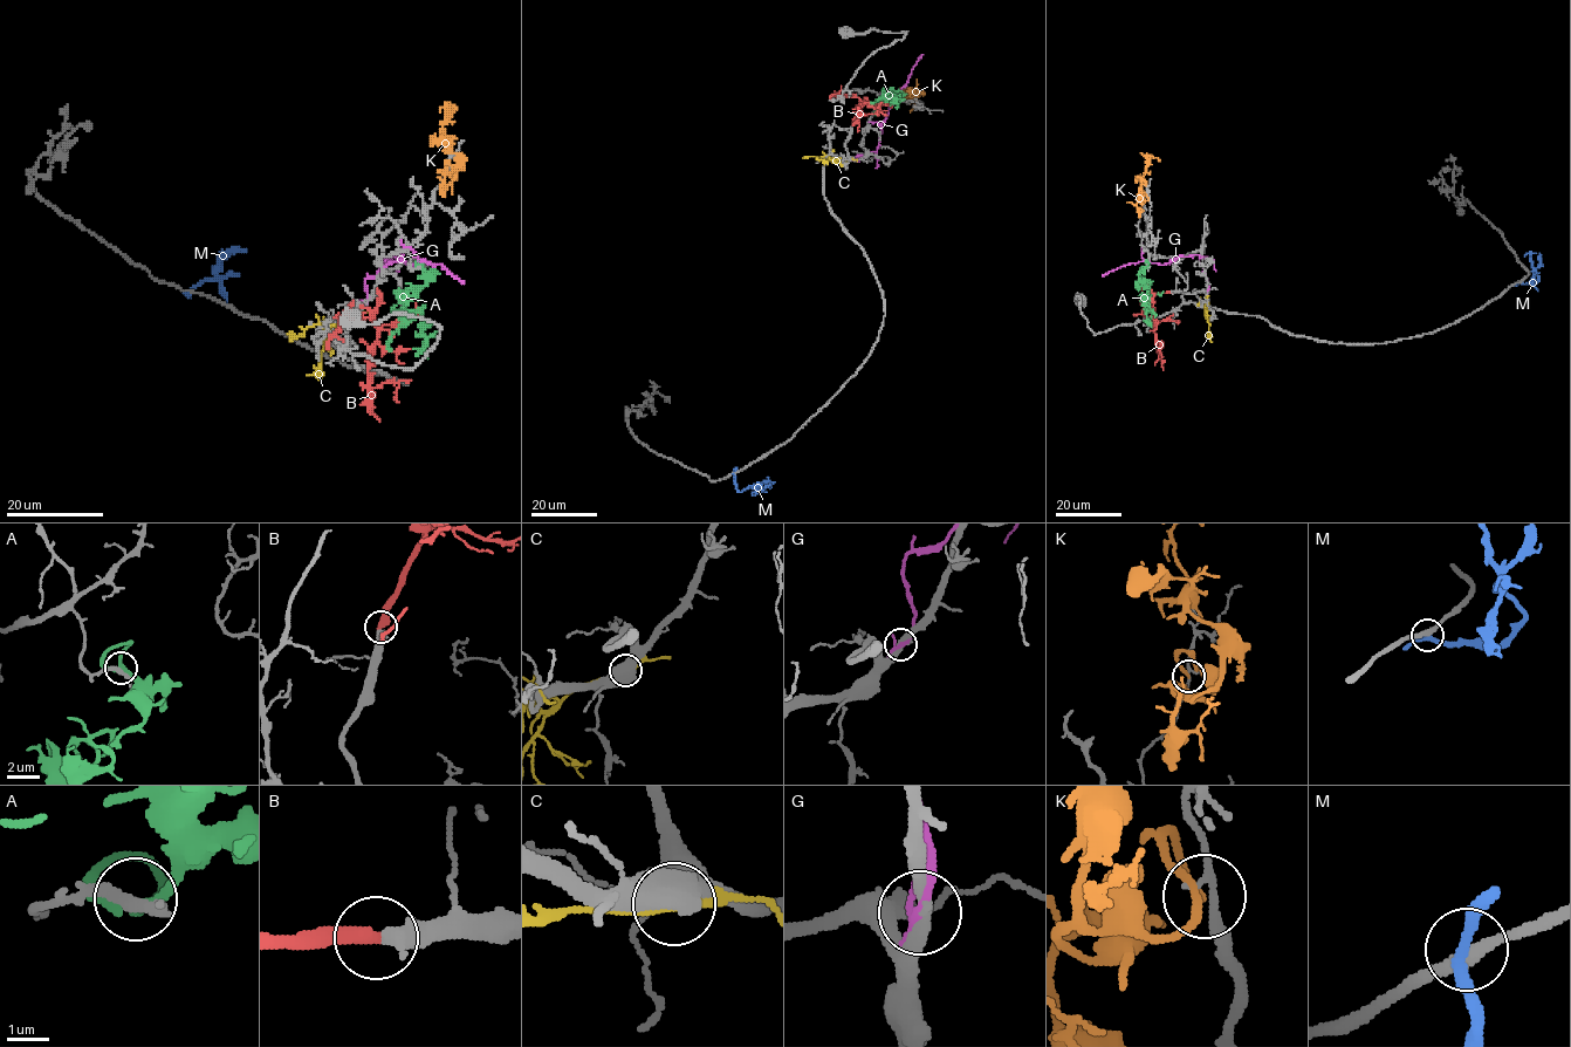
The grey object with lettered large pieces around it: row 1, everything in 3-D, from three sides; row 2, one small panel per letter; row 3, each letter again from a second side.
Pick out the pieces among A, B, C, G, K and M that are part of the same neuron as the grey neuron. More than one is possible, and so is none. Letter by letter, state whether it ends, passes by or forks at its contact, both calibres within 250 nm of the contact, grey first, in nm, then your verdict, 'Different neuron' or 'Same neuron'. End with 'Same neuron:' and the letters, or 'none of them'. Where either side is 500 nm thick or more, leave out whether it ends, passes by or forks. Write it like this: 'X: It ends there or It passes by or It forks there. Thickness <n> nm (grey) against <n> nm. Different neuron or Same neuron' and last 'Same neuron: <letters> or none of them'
A: It passes by. Thickness 320 nm (grey) against 200 nm. Different neuron
B: It ends there. Thickness 480 nm (grey) against 400 nm. Same neuron
C: Thickness 600 nm (grey) against 190 nm. Different neuron
G: It ends there. Thickness 360 nm (grey) against 300 nm. Different neuron
K: It ends there. Thickness 200 nm (grey) against 180 nm. Different neuron
M: It passes by. Thickness 320 nm (grey) against 280 nm. Different neuron
Same neuron: B

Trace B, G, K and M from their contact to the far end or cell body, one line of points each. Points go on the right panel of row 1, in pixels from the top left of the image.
B: (1170, 292), (1160, 292), (1150, 301), (1156, 346), (1159, 348), (1160, 342), (1158, 349), (1164, 357)
G: (1207, 291), (1196, 254), (1178, 255), (1164, 264), (1139, 261), (1102, 275)
K: (1148, 197), (1146, 192), (1144, 200), (1139, 194), (1146, 158)
M: (1520, 282), (1534, 285), (1539, 280), (1534, 273), (1529, 254)

